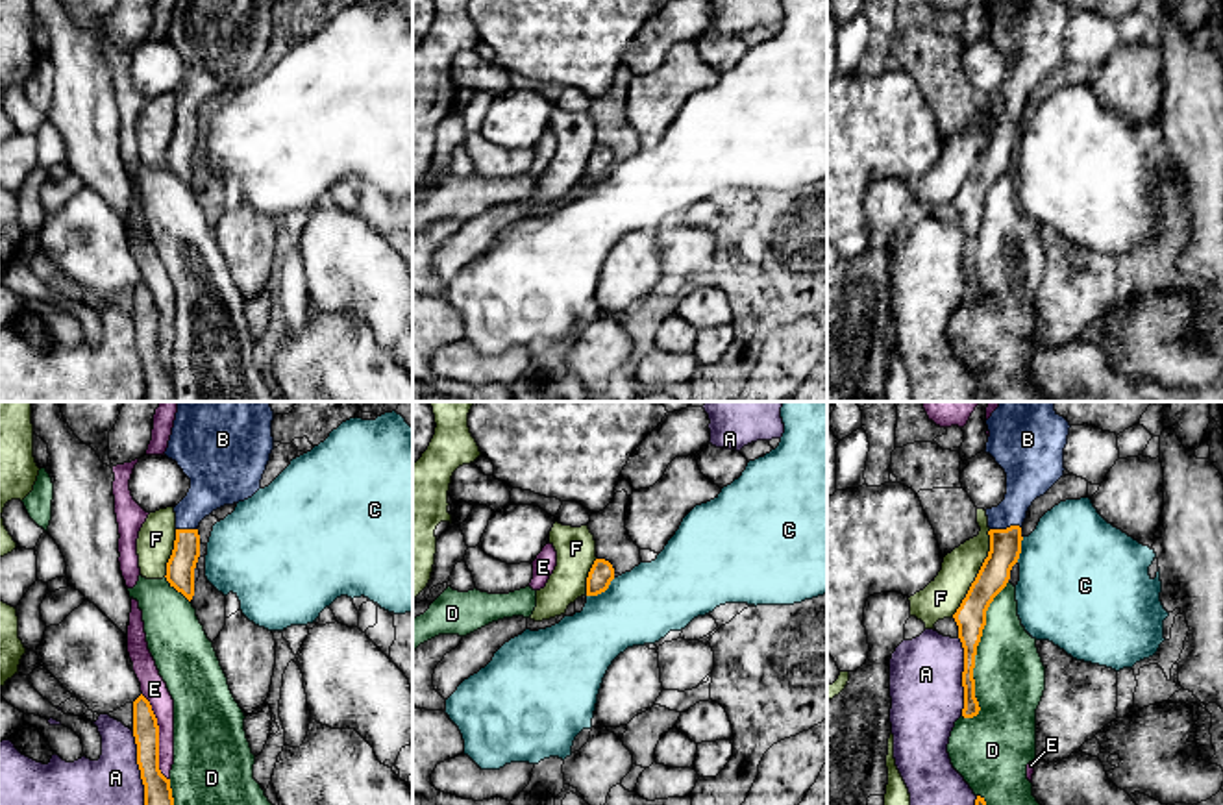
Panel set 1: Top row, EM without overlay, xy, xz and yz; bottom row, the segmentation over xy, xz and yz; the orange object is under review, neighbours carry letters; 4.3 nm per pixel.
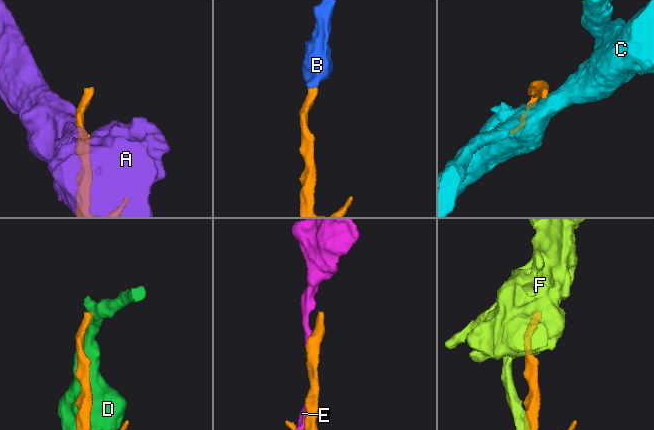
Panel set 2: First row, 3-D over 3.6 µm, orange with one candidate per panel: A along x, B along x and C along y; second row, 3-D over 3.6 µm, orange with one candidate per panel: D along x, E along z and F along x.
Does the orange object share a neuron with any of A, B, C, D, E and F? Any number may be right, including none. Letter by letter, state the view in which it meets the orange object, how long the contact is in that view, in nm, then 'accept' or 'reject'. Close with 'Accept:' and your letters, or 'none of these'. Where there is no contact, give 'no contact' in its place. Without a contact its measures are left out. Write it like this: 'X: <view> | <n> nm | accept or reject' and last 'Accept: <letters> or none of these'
A: yz | 340 nm | reject
B: yz | 140 nm | accept
C: xz | 150 nm | reject
D: yz | 650 nm | reject
E: xy | 400 nm | reject
F: yz | 420 nm | reject
Accept: B

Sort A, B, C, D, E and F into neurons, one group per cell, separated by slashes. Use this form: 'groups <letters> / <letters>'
groups A / B / C / D / E / F

